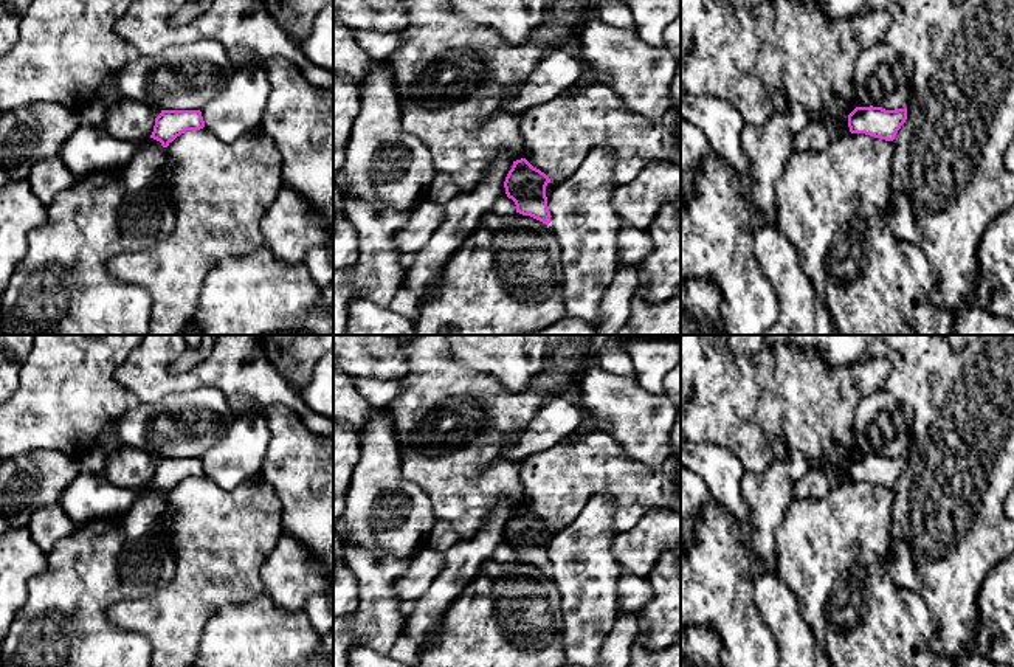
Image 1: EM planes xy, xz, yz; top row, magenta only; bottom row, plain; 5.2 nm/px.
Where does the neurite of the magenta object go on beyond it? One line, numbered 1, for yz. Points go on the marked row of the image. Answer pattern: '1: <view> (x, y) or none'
1: none

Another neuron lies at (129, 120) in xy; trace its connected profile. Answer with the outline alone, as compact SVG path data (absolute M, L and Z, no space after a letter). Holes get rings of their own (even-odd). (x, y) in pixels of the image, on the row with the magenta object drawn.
M122 96L109 102L104 126L112 138L144 143L153 132L155 116L147 104Z

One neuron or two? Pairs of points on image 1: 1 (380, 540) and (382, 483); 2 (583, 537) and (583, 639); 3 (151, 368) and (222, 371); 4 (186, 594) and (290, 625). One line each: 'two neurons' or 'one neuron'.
1: one neuron
2: one neuron
3: one neuron
4: two neurons

